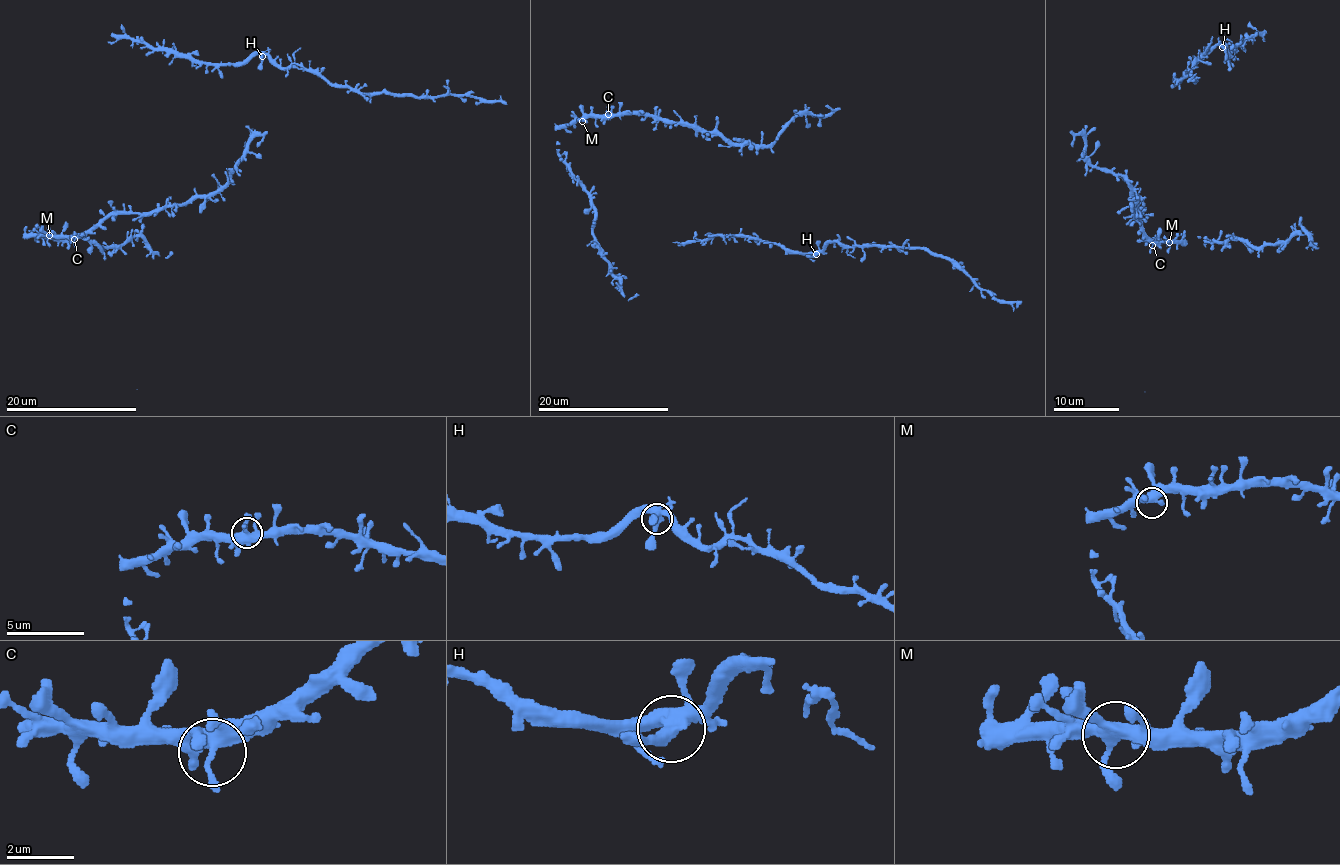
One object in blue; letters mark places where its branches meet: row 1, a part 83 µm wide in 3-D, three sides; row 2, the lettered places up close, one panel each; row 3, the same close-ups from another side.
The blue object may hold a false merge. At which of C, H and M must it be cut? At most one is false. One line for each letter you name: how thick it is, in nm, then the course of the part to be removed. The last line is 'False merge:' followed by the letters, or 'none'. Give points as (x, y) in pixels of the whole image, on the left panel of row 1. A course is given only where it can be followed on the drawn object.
False merge: none

